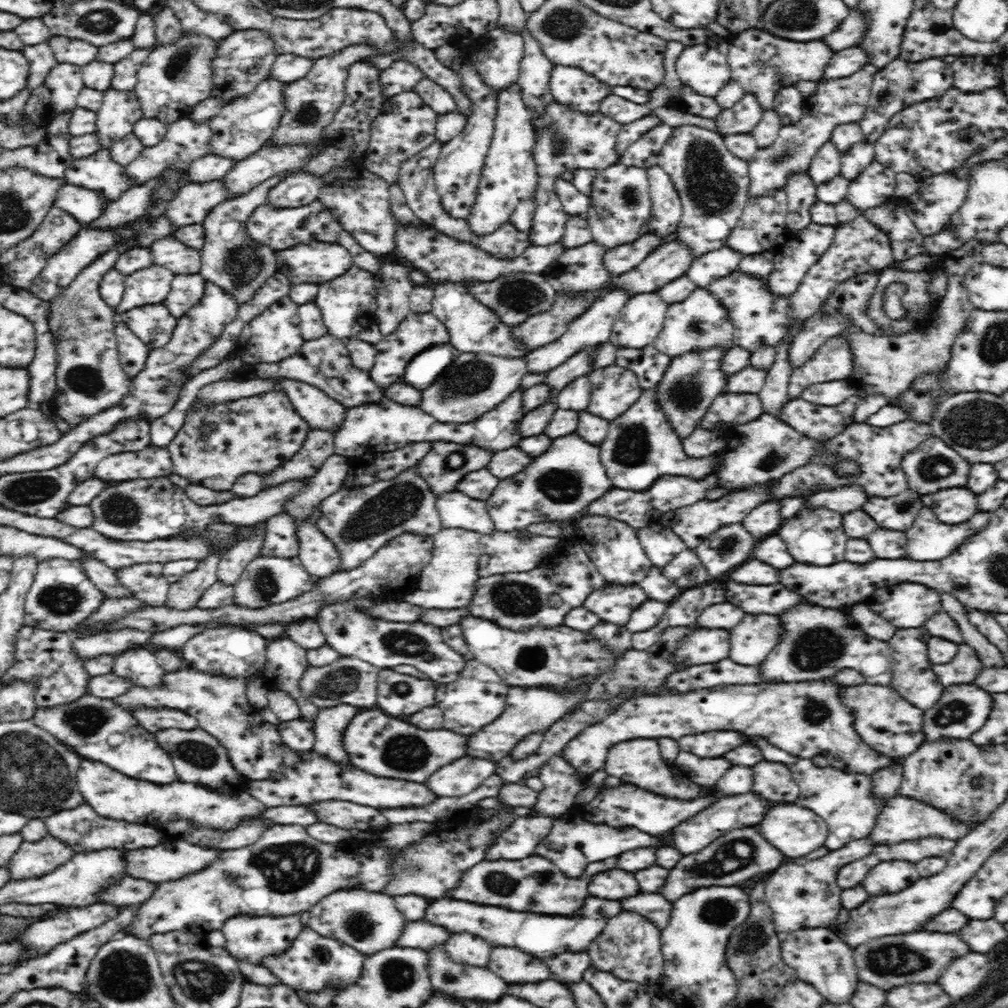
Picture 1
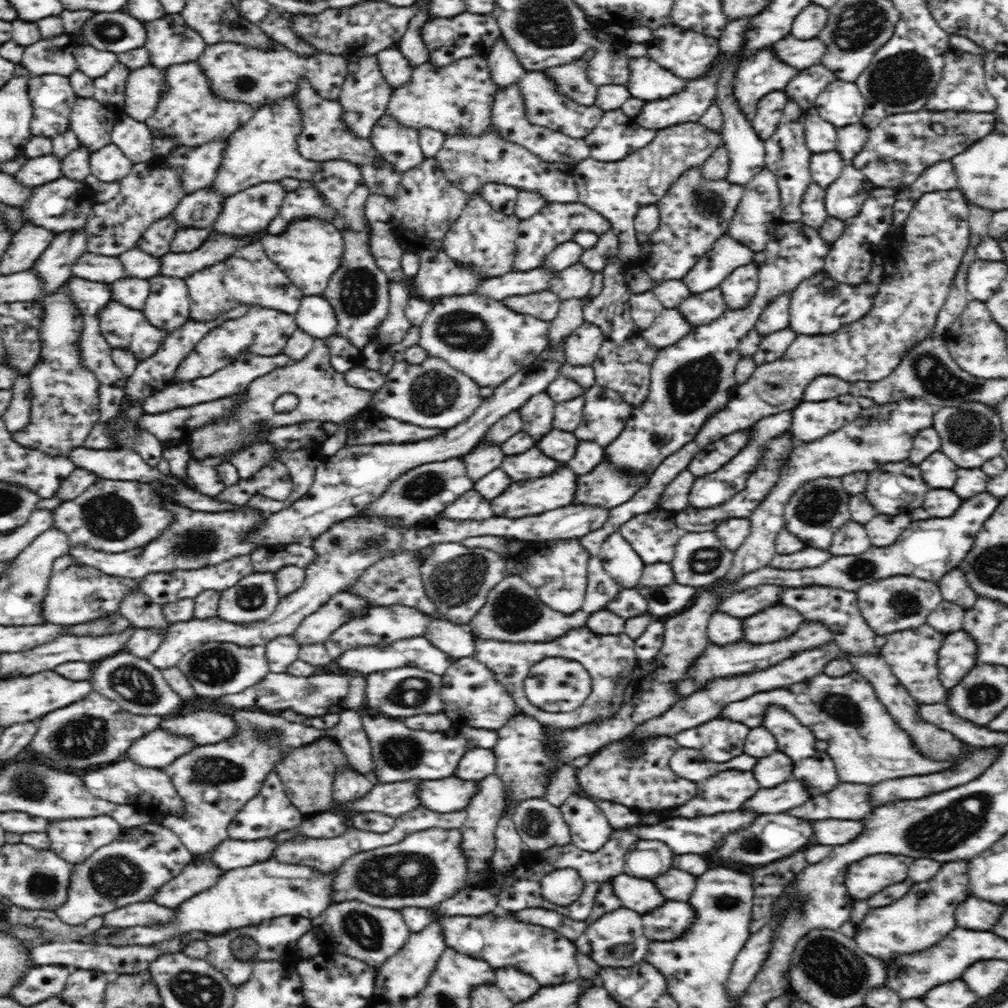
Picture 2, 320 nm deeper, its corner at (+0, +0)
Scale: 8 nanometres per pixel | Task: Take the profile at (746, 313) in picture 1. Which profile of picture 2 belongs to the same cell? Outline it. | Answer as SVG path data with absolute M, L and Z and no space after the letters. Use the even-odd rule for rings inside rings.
M722 289L697 293L684 299L677 307L694 327L708 325L720 319L728 310Z

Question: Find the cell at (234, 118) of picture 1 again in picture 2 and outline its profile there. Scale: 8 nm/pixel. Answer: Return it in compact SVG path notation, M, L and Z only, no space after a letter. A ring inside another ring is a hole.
M212 140L202 146L178 146L164 156L168 167L175 168L180 175L185 194L192 194L212 184L222 162L226 140Z

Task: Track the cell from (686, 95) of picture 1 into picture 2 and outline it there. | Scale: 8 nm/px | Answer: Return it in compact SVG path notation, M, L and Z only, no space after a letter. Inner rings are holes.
M648 56L631 58L630 73L630 80L625 86L632 97L643 101L667 99L669 96L678 94L682 89L686 88L686 80L675 76L672 71L666 70Z

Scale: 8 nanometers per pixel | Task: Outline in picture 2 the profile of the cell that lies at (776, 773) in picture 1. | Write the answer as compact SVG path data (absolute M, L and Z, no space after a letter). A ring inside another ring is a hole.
M774 752L756 762L754 776L762 788L774 788L774 784L782 784L792 776L792 760L783 752Z

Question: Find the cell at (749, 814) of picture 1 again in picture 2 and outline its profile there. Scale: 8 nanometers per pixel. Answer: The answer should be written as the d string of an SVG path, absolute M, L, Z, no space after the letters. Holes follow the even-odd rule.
M786 780L780 788L760 788L742 808L754 810L760 814L780 814L784 810L796 808L810 798L808 788L798 780Z

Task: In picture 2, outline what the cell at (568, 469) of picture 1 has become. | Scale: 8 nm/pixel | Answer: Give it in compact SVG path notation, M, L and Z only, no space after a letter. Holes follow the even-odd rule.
M565 465L562 468L556 468L556 472L528 480L528 482L514 482L506 492L496 496L492 500L492 510L496 516L508 516L508 518L522 518L522 516L532 516L542 514L543 512L560 508L572 504L571 500L575 499L577 480L579 477L572 469Z

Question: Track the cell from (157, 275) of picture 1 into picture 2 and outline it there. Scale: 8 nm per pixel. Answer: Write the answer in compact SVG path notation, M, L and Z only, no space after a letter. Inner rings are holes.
M126 277L113 282L110 289L112 290L112 301L127 308L142 311L146 299L151 295L151 282L148 279Z

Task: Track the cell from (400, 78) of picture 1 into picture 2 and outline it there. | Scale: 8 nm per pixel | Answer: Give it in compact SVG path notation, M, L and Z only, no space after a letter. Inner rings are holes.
M377 55L362 56L357 61L352 60L348 67L346 80L337 98L341 106L341 119L345 128L360 138L371 138L376 122L386 112L393 87L382 77Z

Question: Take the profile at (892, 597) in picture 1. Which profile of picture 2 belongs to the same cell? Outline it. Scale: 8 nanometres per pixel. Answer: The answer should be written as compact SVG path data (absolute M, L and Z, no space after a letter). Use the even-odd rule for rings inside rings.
M906 575L878 579L872 584L862 586L856 594L861 615L866 618L868 626L880 636L927 624L927 616L944 599L937 583Z

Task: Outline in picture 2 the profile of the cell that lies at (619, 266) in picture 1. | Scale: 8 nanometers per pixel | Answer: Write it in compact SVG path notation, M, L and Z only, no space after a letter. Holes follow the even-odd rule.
M578 262L550 280L549 292L555 293L562 301L586 298L593 286L593 277L594 272Z

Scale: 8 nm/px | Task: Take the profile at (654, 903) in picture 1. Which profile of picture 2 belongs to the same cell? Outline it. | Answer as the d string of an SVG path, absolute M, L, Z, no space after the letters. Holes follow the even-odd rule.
M666 902L652 914L644 914L642 920L648 940L672 942L682 938L692 926L692 906L688 902Z

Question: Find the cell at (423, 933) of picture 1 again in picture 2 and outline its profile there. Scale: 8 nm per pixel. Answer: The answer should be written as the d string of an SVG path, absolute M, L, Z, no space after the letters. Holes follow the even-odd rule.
M444 916L440 918L444 942L458 952L468 956L476 956L492 964L492 968L520 968L522 972L530 974L542 986L554 986L564 982L572 982L578 978L578 964L576 964L576 946L560 936L554 930L520 924L512 920L512 916Z

